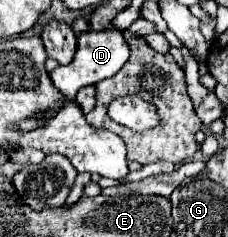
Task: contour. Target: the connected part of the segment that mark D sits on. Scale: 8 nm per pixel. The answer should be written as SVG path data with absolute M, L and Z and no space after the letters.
M100 30L100 32L84 32L78 38L78 50L74 60L68 66L56 66L50 72L50 80L54 84L54 88L64 96L64 100L72 102L78 94L80 88L84 86L94 86L96 82L114 76L128 60L128 46L122 38L120 30Z

